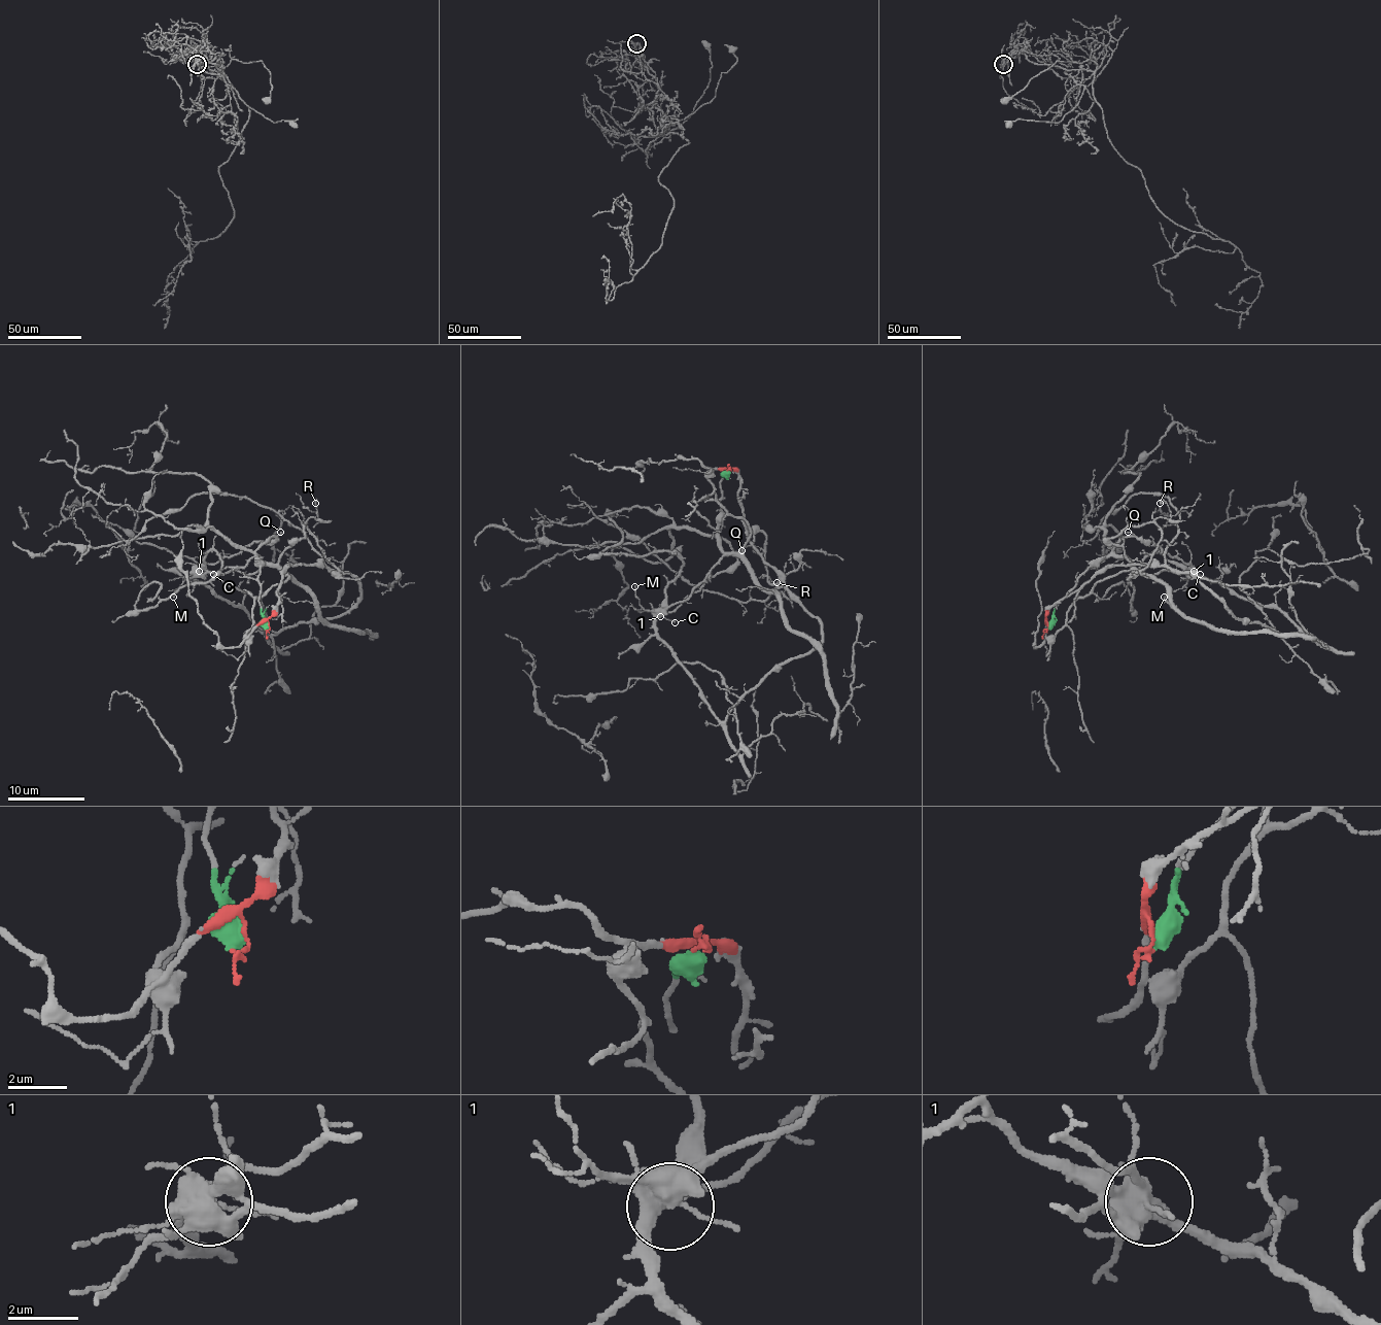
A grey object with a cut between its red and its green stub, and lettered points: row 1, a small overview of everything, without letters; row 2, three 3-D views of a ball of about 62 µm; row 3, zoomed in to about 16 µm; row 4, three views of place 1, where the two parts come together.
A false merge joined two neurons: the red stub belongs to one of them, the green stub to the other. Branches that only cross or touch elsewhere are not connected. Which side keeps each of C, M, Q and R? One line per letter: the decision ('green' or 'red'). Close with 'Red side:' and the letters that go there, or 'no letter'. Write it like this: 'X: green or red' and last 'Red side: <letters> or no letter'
C: red
M: green
Q: red
R: green
Red side: C, Q

